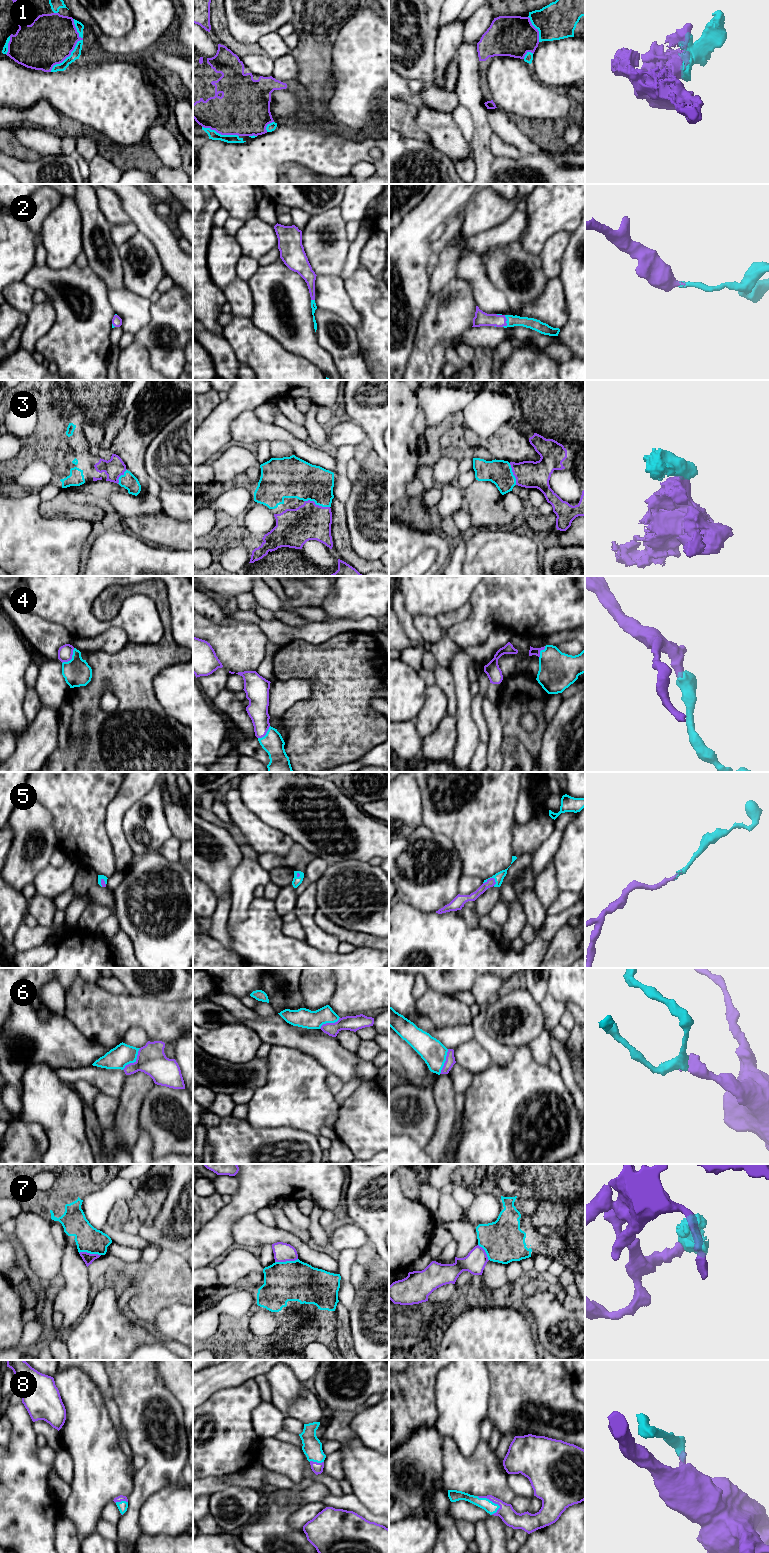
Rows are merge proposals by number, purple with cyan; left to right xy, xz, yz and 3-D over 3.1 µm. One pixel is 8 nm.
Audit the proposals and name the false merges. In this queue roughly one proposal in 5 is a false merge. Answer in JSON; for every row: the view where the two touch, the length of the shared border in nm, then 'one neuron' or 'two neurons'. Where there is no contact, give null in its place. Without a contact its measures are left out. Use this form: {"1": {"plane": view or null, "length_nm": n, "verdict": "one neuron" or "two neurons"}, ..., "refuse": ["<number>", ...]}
{"1": {"plane": "xy", "length_nm": 460, "verdict": "one neuron"}, "2": {"plane": "yz", "length_nm": 100, "verdict": "one neuron"}, "3": {"plane": "xz", "length_nm": 200, "verdict": "one neuron"}, "4": {"plane": "xy", "length_nm": 160, "verdict": "one neuron"}, "5": {"plane": "yz", "length_nm": 110, "verdict": "one neuron"}, "6": {"plane": "xy", "length_nm": 220, "verdict": "one neuron"}, "7": {"plane": "xz", "length_nm": 190, "verdict": "two neurons"}, "8": {"plane": "yz", "length_nm": 220, "verdict": "one neuron"}, "refuse": ["7"]}

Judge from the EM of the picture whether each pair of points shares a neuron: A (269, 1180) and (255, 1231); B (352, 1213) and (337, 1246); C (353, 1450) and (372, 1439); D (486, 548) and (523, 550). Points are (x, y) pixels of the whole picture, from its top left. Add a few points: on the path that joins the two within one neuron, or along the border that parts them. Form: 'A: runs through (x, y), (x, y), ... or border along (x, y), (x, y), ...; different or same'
A: border along (254, 1213), (243, 1215), (233, 1224); different
B: border along (348, 1220), (358, 1225), (367, 1236); different
C: border along (354, 1434), (367, 1447), (378, 1452); different
D: runs through (495, 550), (514, 550); same

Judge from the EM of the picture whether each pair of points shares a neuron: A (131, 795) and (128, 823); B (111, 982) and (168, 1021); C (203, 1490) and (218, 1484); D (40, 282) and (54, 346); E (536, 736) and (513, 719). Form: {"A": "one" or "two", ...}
{"A": "two", "B": "two", "C": "one", "D": "one", "E": "one"}

